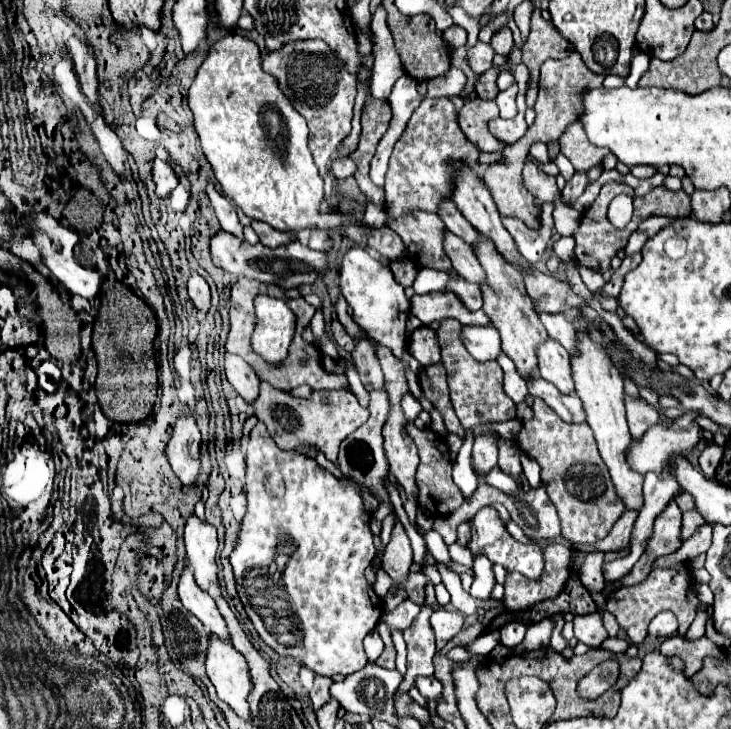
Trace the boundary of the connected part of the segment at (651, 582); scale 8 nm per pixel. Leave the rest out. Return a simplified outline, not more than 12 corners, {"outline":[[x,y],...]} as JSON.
{"outline":[[688,564],[652,570],[608,594],[608,612],[630,642],[646,638],[660,610],[684,634],[698,608]]}

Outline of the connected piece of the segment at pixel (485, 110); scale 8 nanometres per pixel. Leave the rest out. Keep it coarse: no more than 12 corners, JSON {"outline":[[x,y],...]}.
{"outline":[[468,100],[458,124],[484,152],[502,152],[486,128],[498,116],[496,102]]}

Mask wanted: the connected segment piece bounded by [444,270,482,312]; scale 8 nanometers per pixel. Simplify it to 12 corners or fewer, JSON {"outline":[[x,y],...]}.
{"outline":[[446,270],[446,292],[454,292],[470,312],[482,308],[478,284]]}

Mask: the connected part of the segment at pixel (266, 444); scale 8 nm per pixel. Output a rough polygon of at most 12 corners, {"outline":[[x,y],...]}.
{"outline":[[246,446],[230,556],[260,638],[318,676],[368,664],[382,602],[352,486]]}

